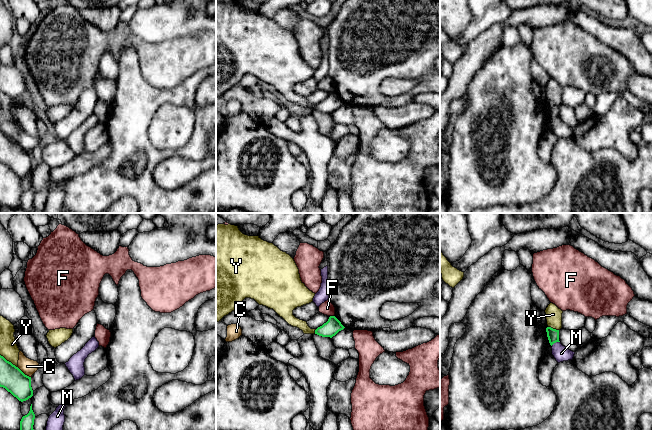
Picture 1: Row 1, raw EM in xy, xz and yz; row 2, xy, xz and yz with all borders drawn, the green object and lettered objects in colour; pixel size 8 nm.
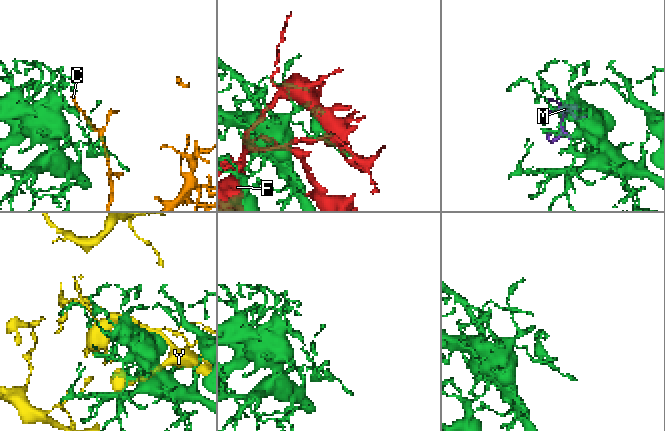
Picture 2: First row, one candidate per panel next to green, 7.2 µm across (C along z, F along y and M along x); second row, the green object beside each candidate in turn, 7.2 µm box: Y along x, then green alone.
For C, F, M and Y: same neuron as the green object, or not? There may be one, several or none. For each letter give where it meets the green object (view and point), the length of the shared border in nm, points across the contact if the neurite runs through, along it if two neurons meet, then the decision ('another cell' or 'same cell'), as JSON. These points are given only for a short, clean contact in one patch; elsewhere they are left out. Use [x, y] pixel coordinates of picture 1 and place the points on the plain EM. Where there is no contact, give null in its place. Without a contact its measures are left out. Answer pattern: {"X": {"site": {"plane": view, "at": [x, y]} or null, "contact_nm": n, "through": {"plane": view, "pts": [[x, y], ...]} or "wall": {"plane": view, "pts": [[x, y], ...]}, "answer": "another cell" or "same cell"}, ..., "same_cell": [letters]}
{"C": {"site": {"plane": "xy", "at": [23, 149]}, "contact_nm": 140, "wall": {"plane": "xy", "pts": [[17, 143], [30, 153]]}, "answer": "another cell"}, "F": {"site": {"plane": "xz", "at": [332, 92]}, "contact_nm": 30, "answer": "another cell"}, "M": {"site": {"plane": "yz", "at": [555, 118]}, "contact_nm": 80, "answer": "another cell"}, "Y": {"site": {"plane": "xy", "at": [8, 137]}, "contact_nm": 180, "answer": "another cell"}, "same_cell": []}

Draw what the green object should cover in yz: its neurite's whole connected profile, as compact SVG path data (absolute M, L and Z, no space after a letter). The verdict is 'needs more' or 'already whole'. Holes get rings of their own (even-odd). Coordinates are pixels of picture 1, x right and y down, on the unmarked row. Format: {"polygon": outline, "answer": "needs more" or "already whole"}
{"polygon": "M547 103L546 108L547 108L547 113L551 122L556 118L560 118L559 106L553 105L551 103Z", "answer": "already whole"}

